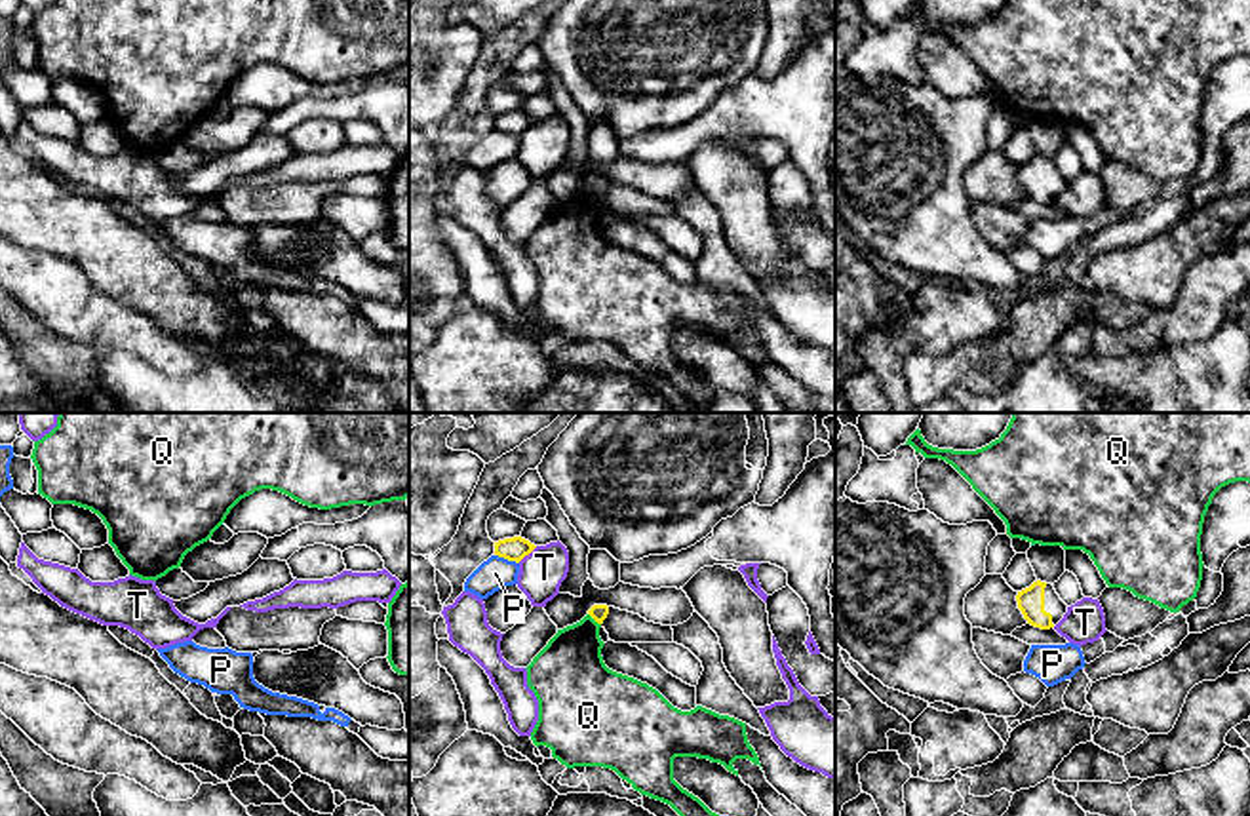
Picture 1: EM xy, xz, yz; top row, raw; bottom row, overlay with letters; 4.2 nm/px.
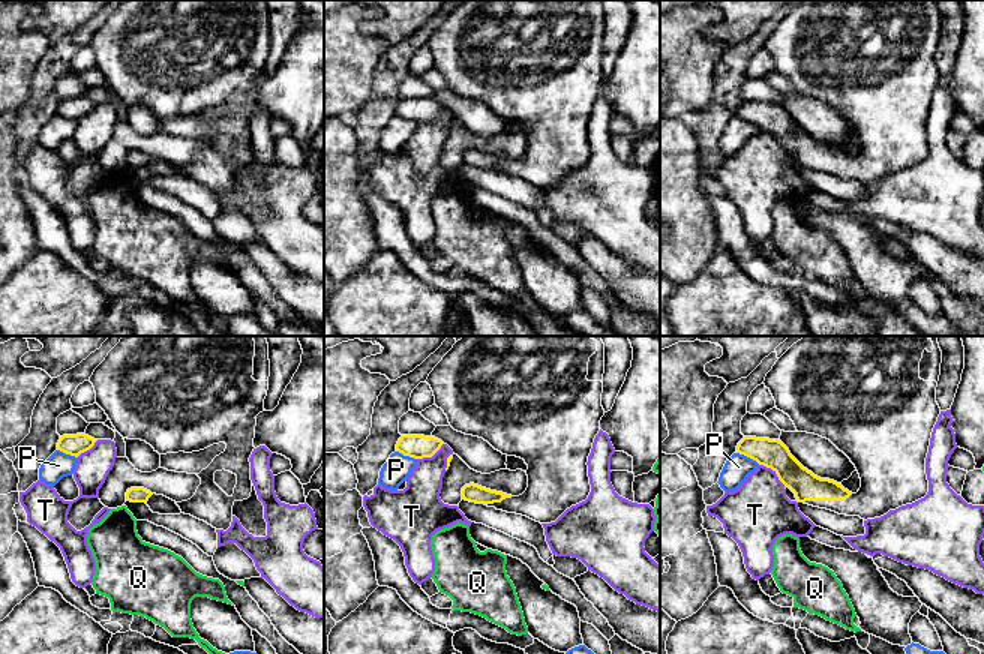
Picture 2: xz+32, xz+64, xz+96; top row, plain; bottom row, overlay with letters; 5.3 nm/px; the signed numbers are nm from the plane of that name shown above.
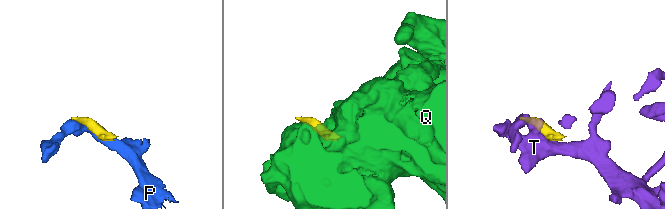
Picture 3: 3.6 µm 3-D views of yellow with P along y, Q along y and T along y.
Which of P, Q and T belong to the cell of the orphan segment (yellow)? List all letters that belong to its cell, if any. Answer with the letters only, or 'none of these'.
none of these

